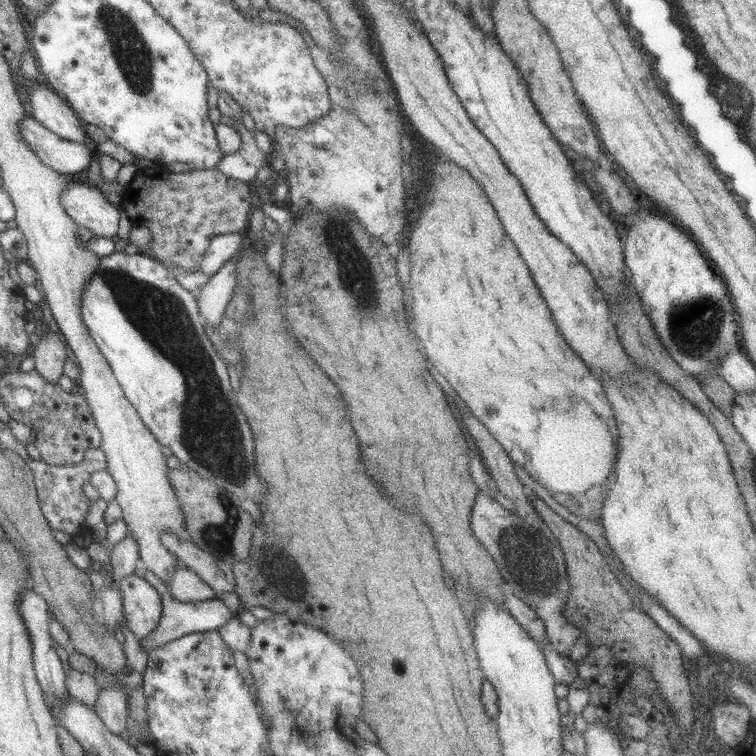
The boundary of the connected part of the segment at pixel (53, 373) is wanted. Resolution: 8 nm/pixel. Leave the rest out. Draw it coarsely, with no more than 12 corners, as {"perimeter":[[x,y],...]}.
{"perimeter":[[40,332],[35,371],[57,384],[67,361],[62,334]]}

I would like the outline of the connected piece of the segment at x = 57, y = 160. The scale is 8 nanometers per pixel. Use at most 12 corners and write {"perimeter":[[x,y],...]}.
{"perimeter":[[32,116],[24,142],[52,170],[82,177],[91,145],[60,138]]}

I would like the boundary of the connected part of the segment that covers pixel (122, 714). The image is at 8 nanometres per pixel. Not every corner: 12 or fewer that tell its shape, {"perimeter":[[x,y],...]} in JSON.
{"perimeter":[[130,688],[101,689],[94,710],[116,736],[127,730]]}

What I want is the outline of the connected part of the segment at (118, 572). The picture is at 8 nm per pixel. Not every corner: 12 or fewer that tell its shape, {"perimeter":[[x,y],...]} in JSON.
{"perimeter":[[129,535],[109,549],[114,572],[119,582],[134,574],[140,558],[137,542]]}

